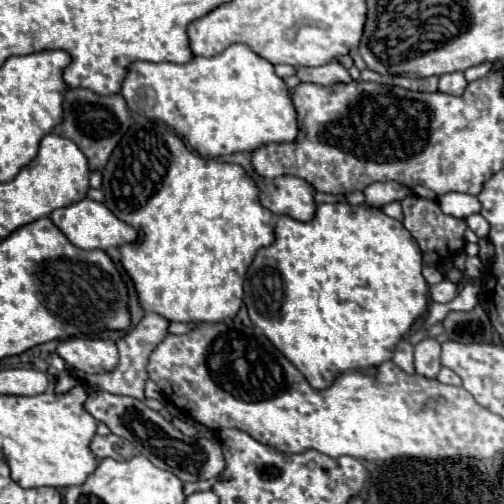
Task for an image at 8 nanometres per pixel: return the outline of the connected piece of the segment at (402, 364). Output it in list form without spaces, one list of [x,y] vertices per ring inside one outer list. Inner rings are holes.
[[[400,341],[398,343],[398,347],[396,347],[396,351],[394,351],[394,357],[392,357],[392,361],[400,367],[400,369],[404,369],[406,373],[410,373],[413,371],[413,359],[414,355],[414,347],[408,343],[408,341]]]

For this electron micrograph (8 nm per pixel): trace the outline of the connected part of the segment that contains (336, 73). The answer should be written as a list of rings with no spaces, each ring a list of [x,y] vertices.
[[[334,61],[322,67],[308,67],[308,69],[298,69],[298,77],[304,83],[316,83],[322,87],[332,87],[336,83],[352,83],[350,73],[342,67],[336,65]]]

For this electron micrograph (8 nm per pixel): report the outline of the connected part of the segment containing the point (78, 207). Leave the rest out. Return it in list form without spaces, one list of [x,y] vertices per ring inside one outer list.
[[[82,199],[70,207],[64,209],[56,209],[50,219],[54,221],[56,227],[62,229],[62,233],[70,239],[70,243],[74,243],[80,249],[92,251],[92,249],[110,249],[110,247],[122,247],[124,243],[132,243],[138,237],[138,231],[134,227],[130,227],[128,223],[120,221],[106,205],[96,203],[92,199]]]

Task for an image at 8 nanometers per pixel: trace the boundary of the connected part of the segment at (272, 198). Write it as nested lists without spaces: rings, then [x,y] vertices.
[[[284,175],[268,183],[260,193],[260,203],[274,215],[288,215],[296,221],[312,221],[316,213],[314,187],[292,175]]]

